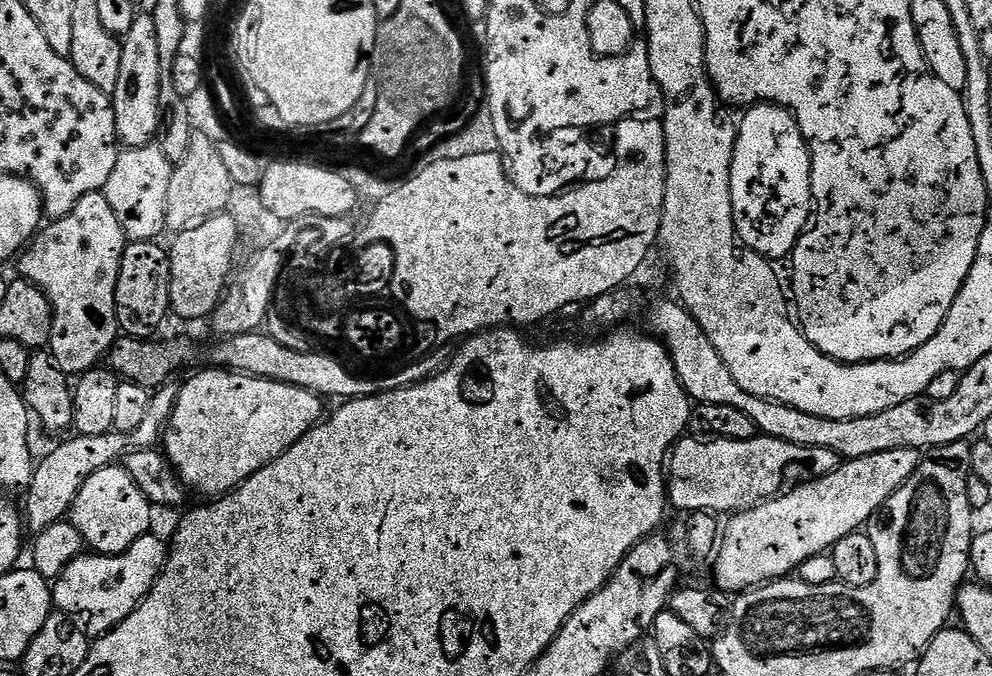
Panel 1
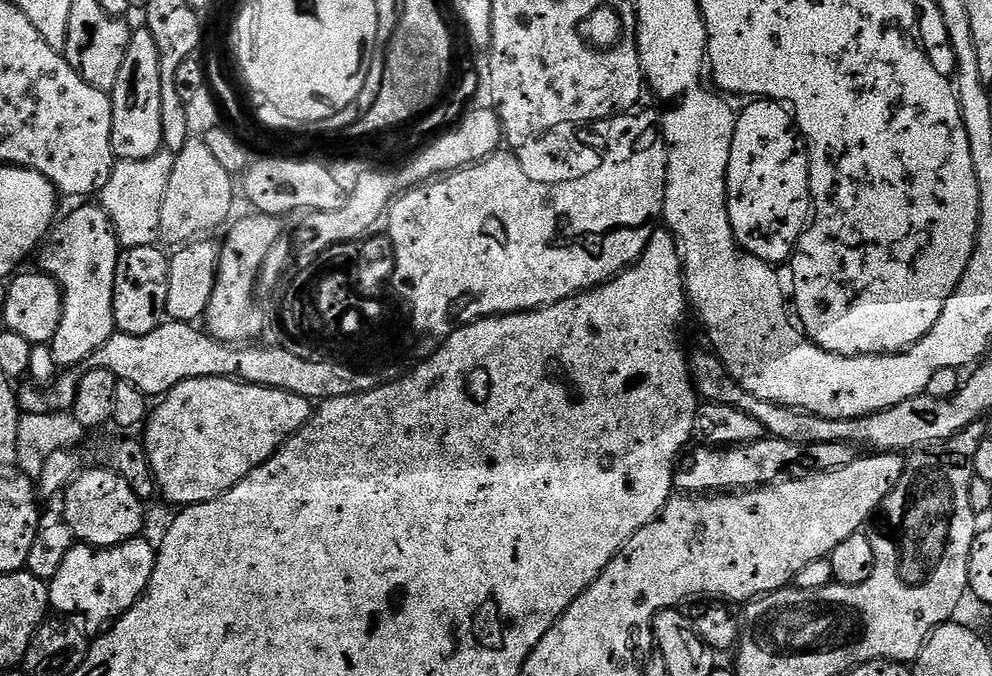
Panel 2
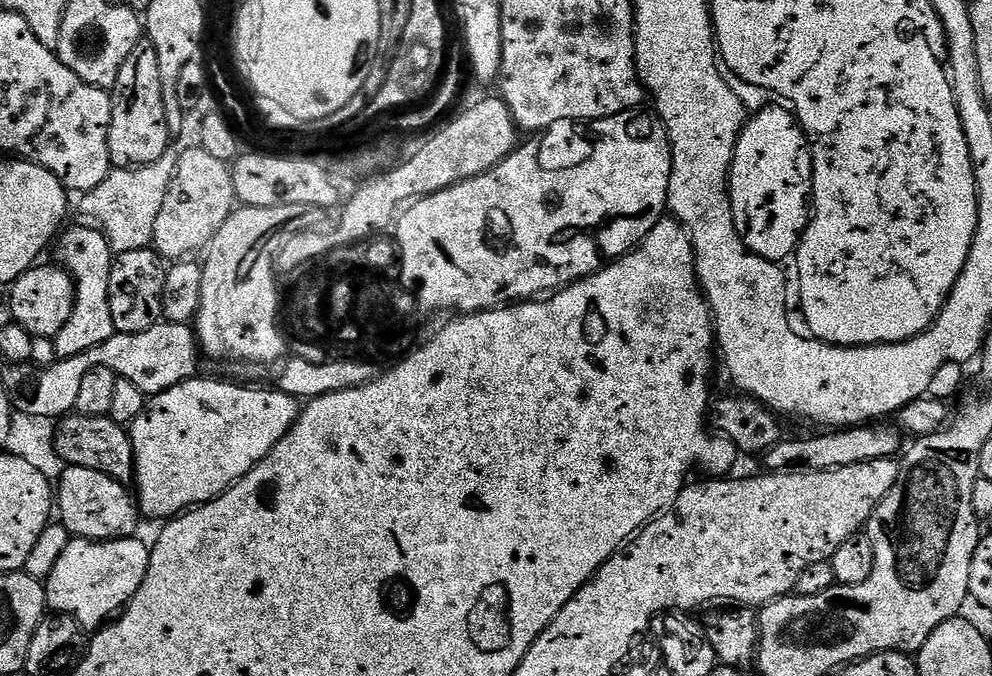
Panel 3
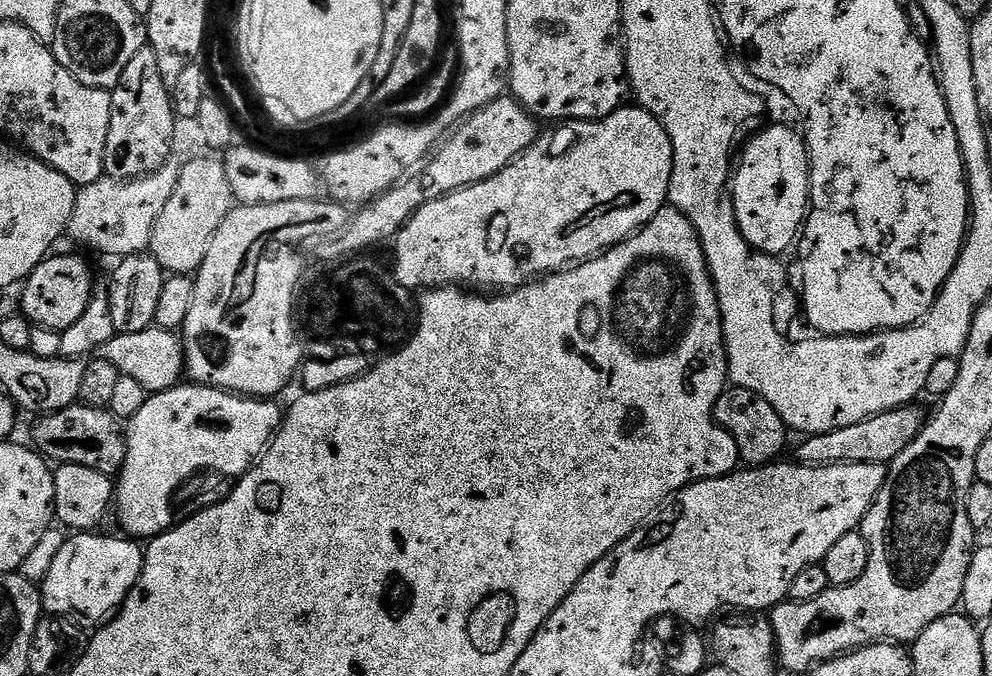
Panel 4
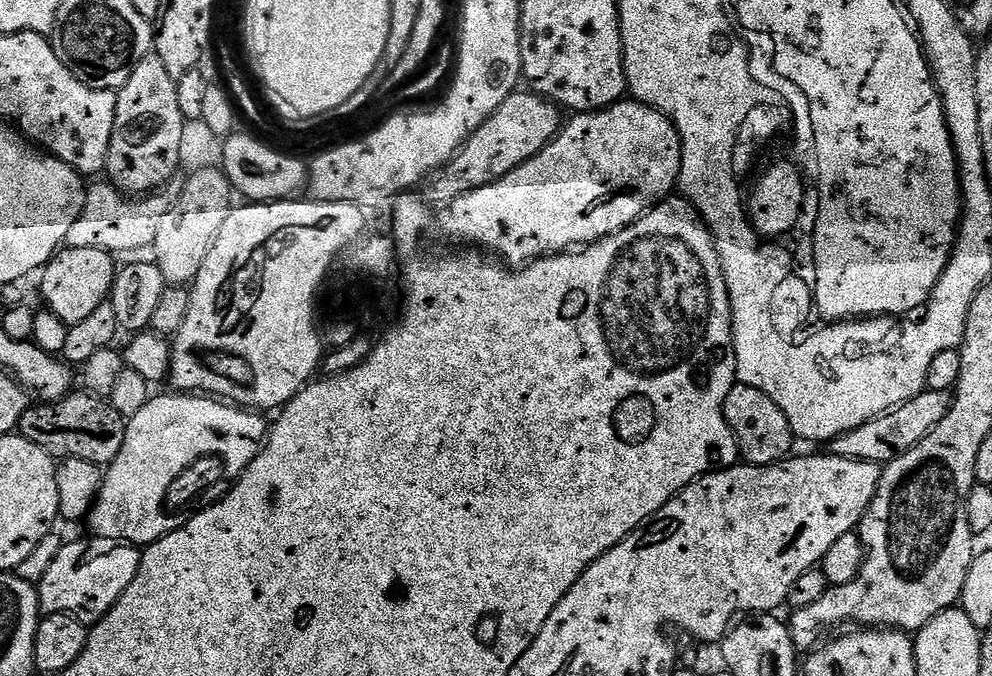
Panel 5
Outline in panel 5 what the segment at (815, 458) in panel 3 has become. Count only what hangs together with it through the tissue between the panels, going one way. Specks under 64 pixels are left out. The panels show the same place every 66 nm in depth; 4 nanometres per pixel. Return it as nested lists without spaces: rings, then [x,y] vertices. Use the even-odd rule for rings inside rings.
[[[925,390],[910,398],[910,402],[899,404],[891,412],[884,412],[878,418],[858,426],[858,430],[850,430],[838,438],[827,441],[827,451],[831,455],[851,460],[861,460],[881,466],[889,464],[902,458],[902,454],[906,454],[914,446],[918,446],[918,442],[922,442],[922,438],[926,438],[930,430],[934,430],[934,426],[942,422],[942,418],[946,418],[951,405],[952,392]]]

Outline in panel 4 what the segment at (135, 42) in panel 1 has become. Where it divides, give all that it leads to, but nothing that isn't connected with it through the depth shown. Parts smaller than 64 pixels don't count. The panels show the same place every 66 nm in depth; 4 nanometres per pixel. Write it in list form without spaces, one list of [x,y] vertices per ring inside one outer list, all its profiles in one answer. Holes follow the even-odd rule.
[[[144,47],[130,58],[126,70],[122,70],[122,78],[111,89],[112,117],[110,118],[110,134],[106,138],[106,154],[104,155],[104,170],[116,180],[136,180],[139,176],[149,176],[156,172],[173,155],[172,139],[177,119],[172,108],[172,93],[162,82],[162,74],[158,71],[158,54],[150,47]]]

